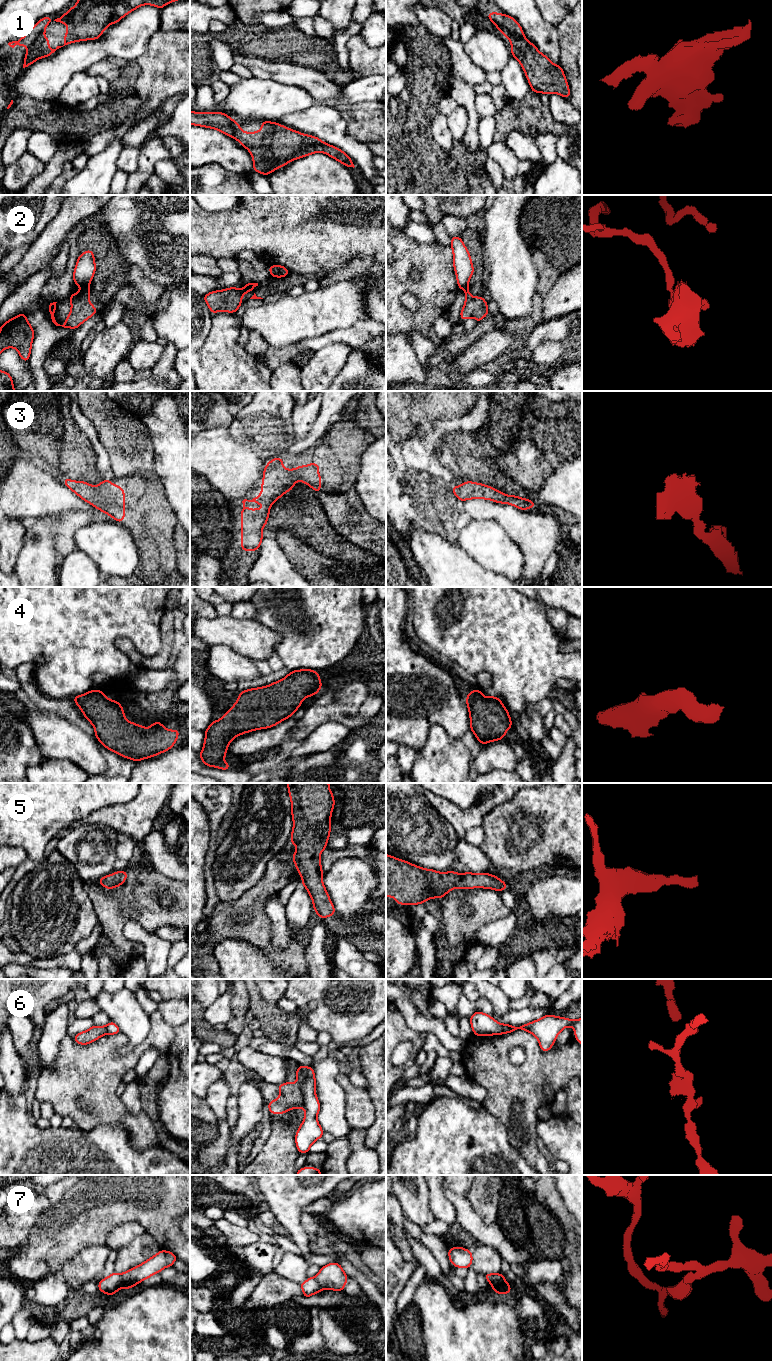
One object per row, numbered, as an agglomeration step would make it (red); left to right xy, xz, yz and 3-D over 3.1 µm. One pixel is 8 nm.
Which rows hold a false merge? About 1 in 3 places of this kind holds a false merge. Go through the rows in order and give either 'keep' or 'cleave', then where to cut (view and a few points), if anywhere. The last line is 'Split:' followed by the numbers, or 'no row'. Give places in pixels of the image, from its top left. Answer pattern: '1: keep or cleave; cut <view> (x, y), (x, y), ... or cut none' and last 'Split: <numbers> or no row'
1: cleave; cut xy (44, 28), (29, 48)
2: cleave; cut xy (88, 285), (83, 287)
3: keep; cut none
4: keep; cut none
5: keep; cut none
6: cleave; cut xz (297, 1081), (303, 1105)
7: cleave; cut xy (120, 1274), (123, 1286)
Split: 1, 2, 6, 7

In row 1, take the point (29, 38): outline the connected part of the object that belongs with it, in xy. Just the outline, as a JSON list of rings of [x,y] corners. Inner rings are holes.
[[[50,16],[43,17],[39,20],[20,40],[9,42],[8,45],[14,48],[17,44],[30,48],[36,41],[38,35],[52,22]]]

